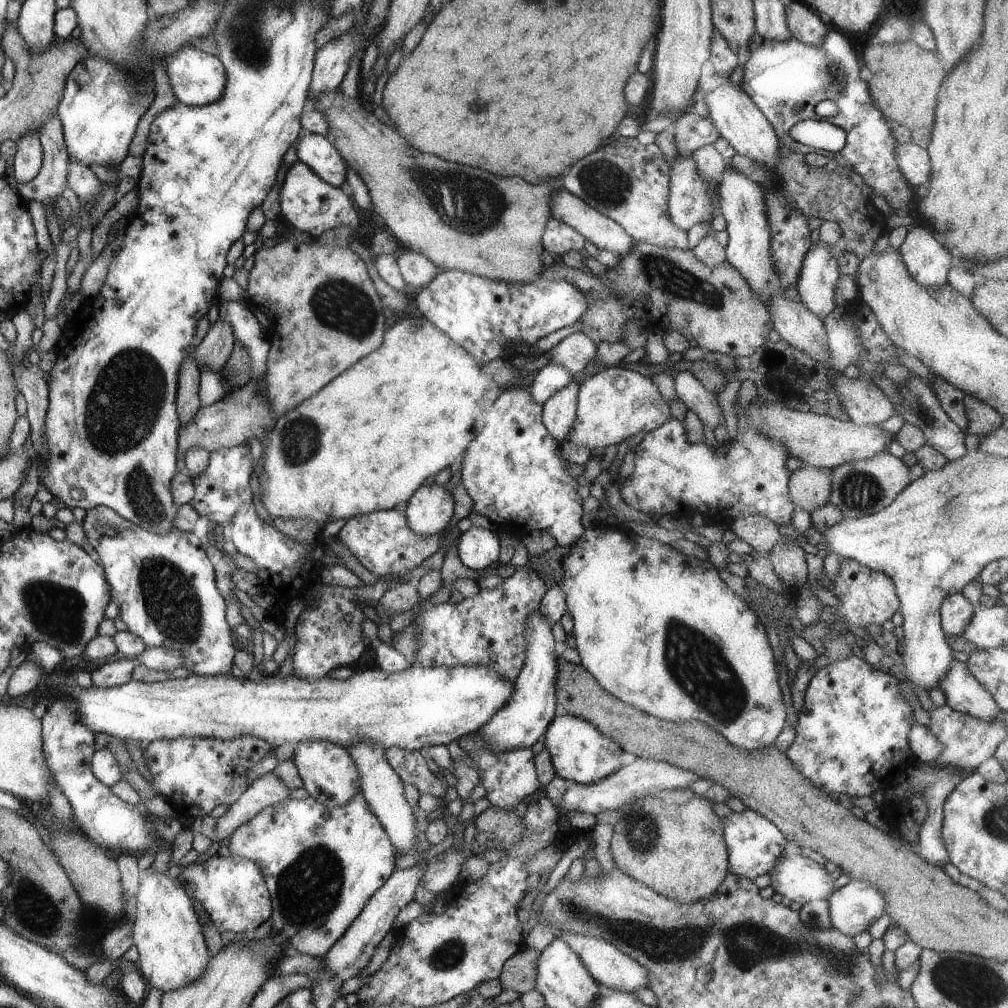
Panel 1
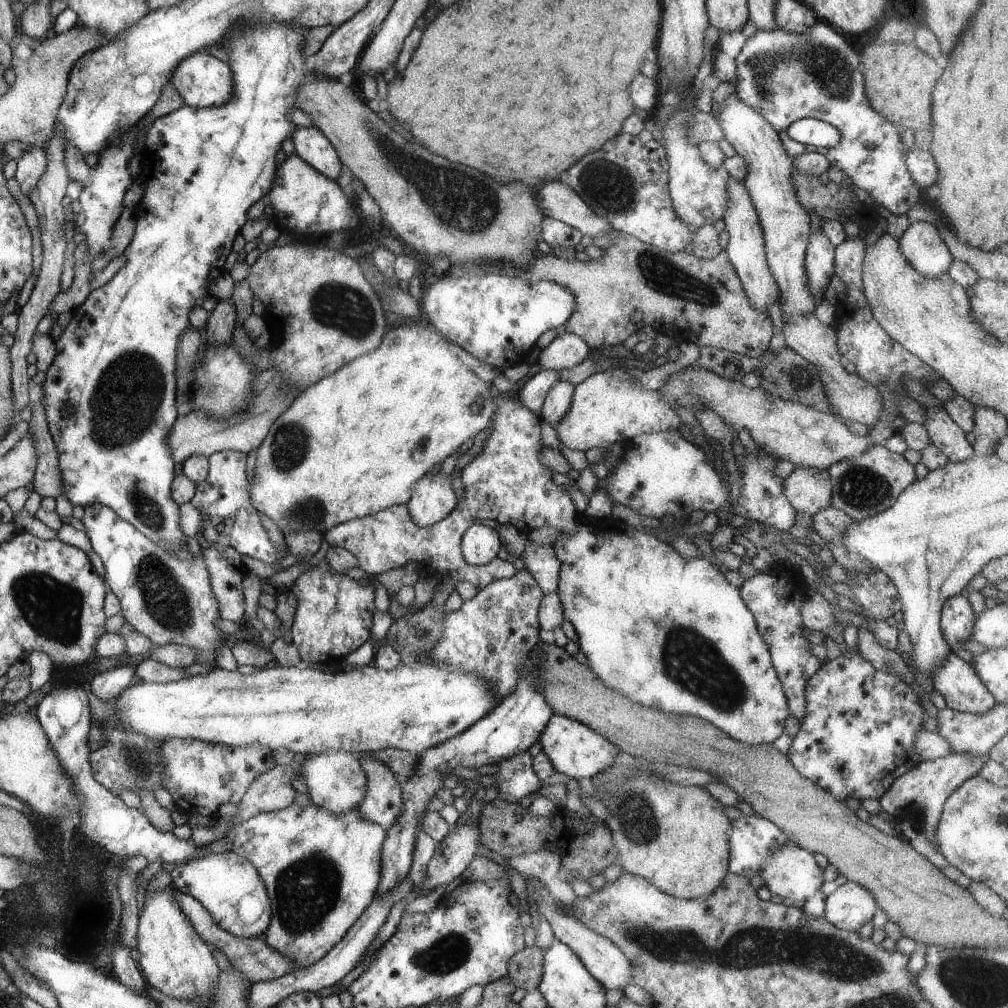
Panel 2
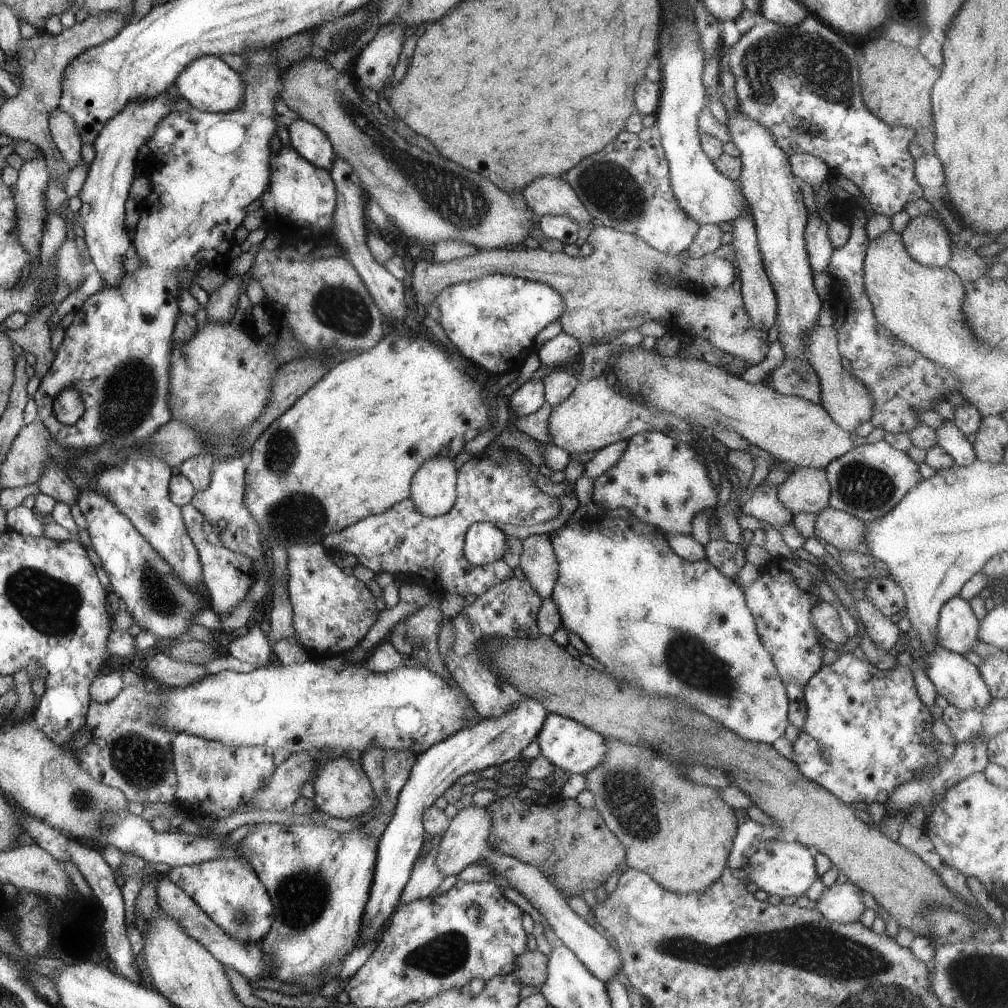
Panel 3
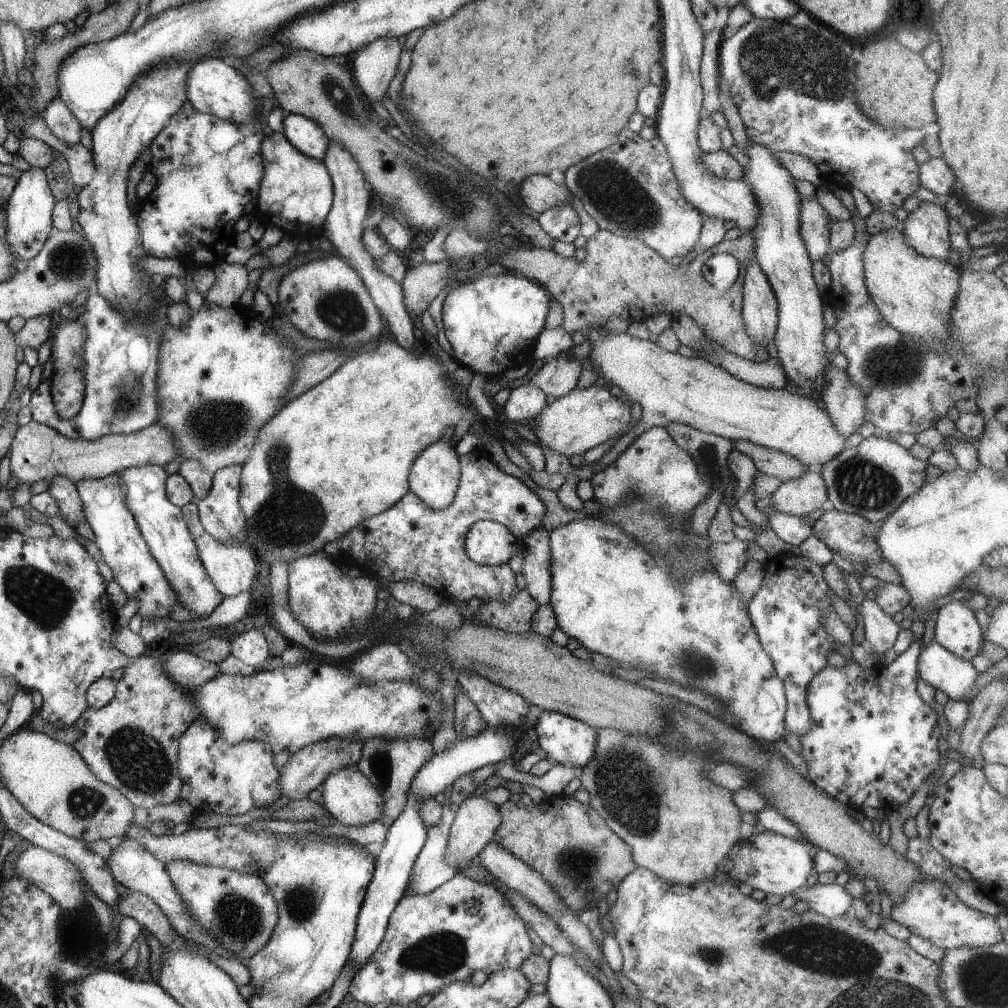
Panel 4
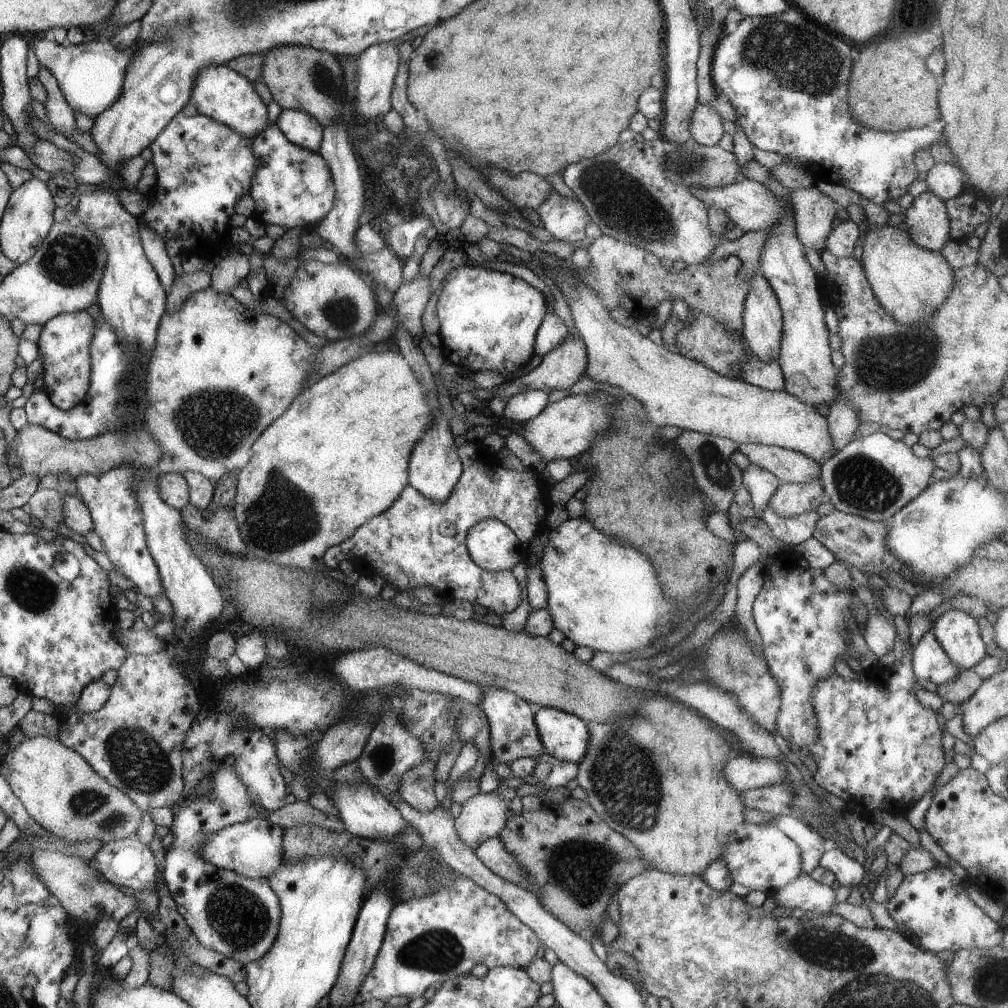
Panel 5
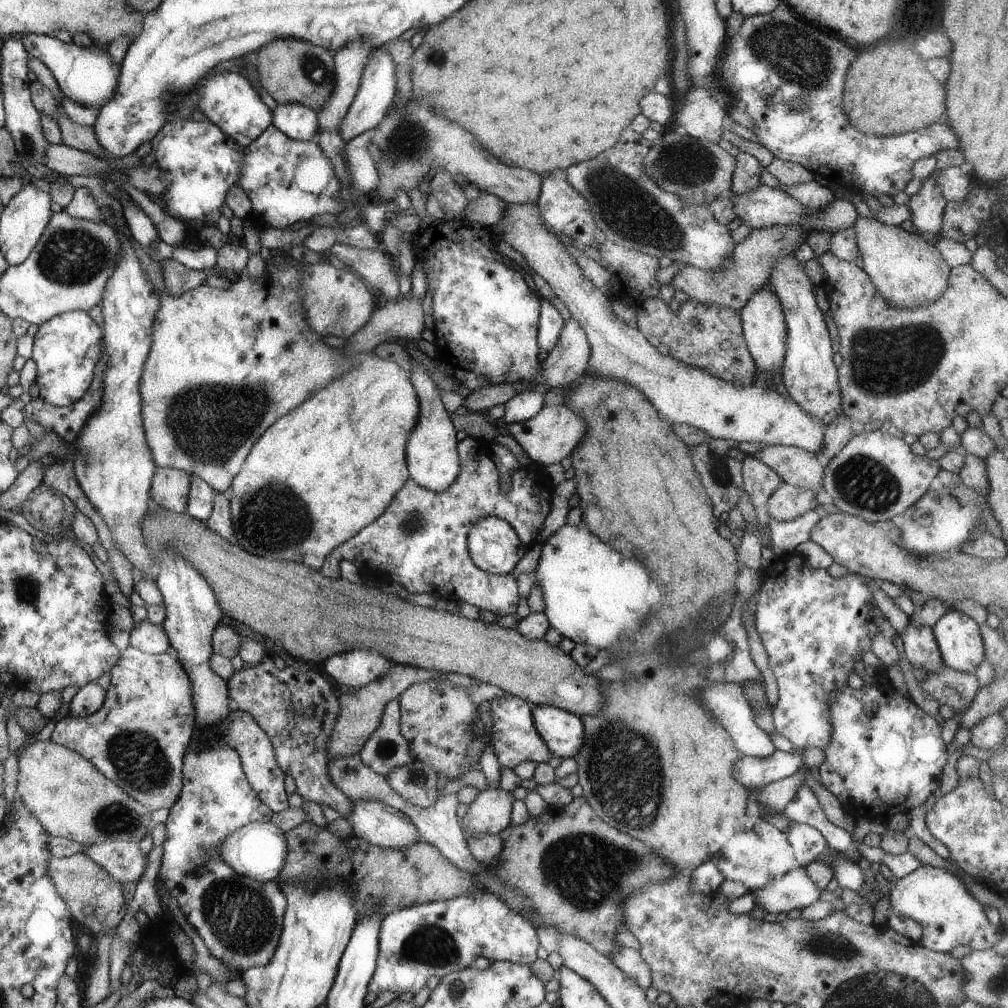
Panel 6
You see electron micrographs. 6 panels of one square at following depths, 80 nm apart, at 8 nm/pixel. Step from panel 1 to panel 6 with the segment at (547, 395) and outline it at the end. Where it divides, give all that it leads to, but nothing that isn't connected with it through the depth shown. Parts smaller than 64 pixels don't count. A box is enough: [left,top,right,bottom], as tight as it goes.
[504,390,545,424]

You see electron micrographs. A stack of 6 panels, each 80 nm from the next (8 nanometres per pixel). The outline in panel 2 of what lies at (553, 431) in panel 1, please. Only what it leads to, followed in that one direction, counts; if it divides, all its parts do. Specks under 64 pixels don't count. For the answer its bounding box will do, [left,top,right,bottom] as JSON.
[540,382,576,428]

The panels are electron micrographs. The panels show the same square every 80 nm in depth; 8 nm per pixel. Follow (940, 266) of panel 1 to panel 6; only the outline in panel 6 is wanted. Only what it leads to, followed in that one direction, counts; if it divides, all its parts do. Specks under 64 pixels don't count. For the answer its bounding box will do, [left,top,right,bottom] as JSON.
[908,172,947,243]

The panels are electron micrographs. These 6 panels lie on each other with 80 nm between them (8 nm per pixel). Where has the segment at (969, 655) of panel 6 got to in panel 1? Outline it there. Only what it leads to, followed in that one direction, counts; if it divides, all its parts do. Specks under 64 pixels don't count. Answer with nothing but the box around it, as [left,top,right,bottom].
[940,593,974,636]

